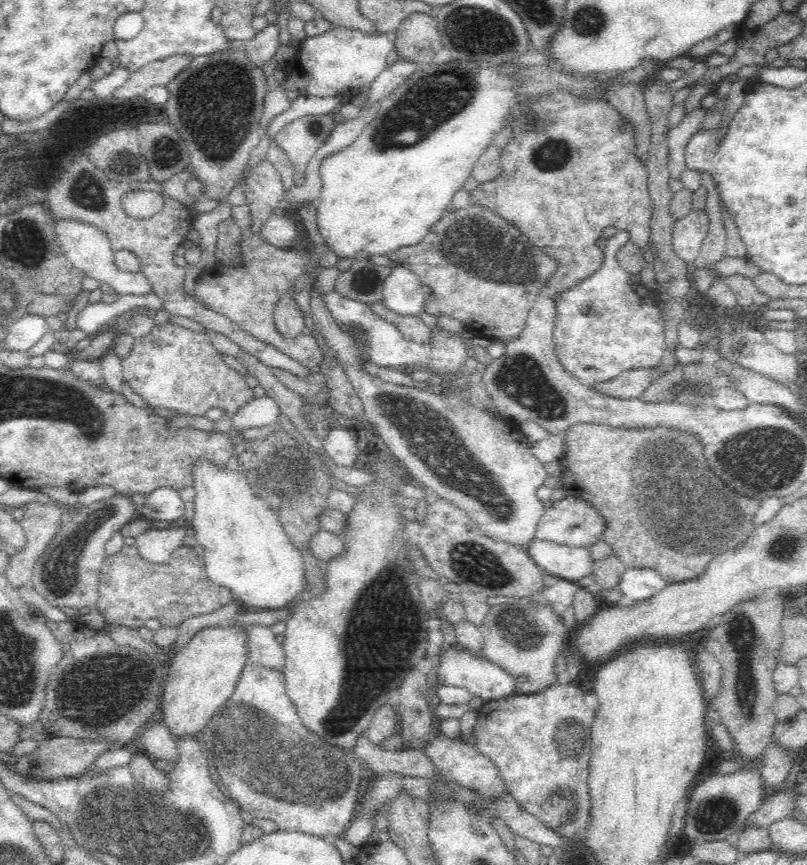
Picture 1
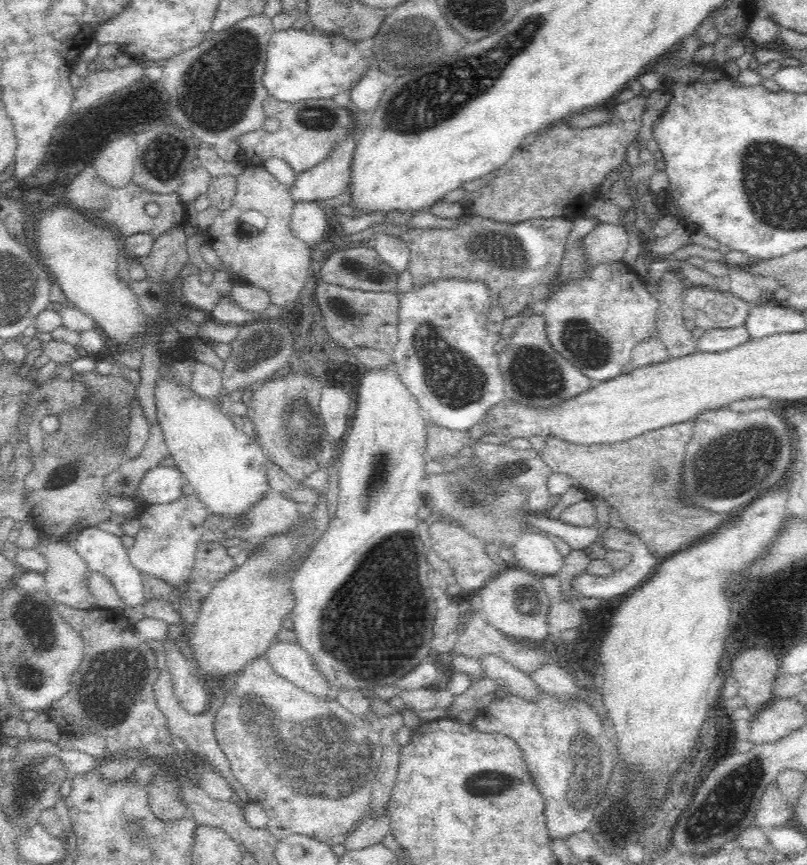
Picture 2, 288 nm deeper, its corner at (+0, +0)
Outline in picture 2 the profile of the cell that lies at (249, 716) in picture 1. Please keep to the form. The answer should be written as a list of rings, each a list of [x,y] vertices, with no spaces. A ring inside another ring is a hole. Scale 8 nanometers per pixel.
[[[264,656],[242,670],[236,676],[236,684],[224,692],[224,702],[214,712],[214,730],[236,778],[236,786],[246,790],[250,804],[258,804],[268,814],[268,832],[278,842],[292,834],[302,834],[326,844],[336,836],[348,836],[368,816],[372,784],[382,754],[378,728],[352,718],[338,700],[322,700],[284,680]]]

